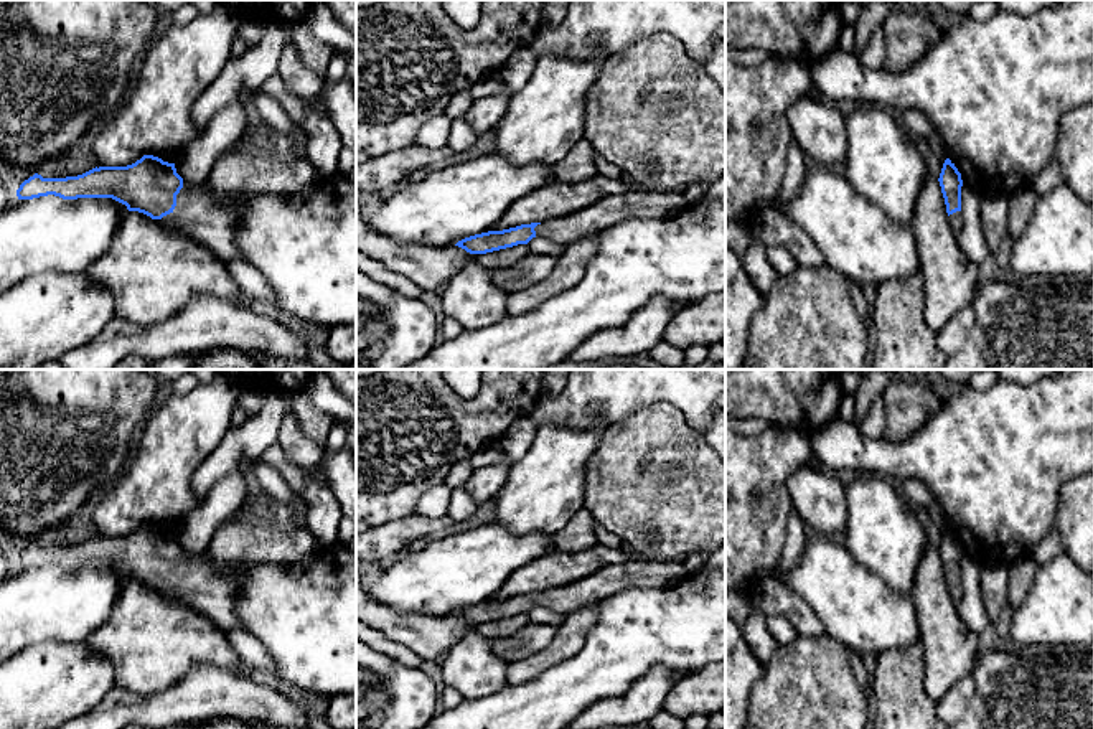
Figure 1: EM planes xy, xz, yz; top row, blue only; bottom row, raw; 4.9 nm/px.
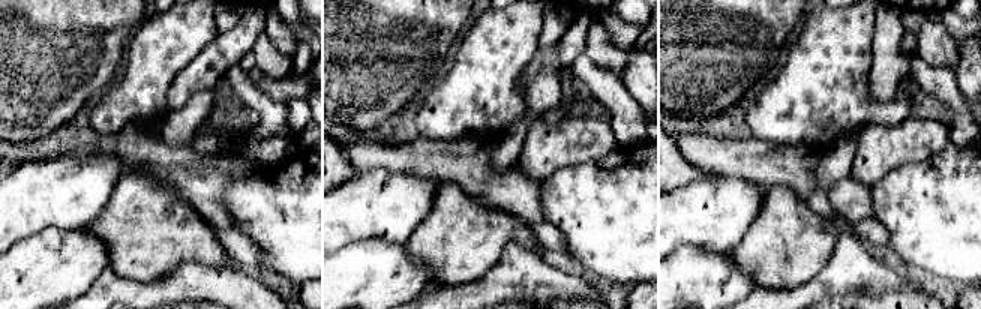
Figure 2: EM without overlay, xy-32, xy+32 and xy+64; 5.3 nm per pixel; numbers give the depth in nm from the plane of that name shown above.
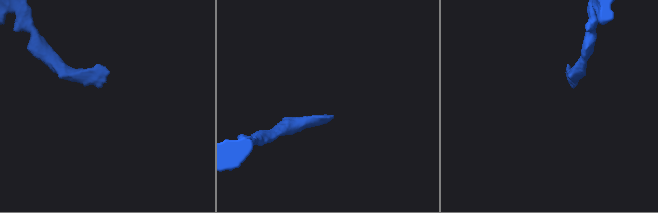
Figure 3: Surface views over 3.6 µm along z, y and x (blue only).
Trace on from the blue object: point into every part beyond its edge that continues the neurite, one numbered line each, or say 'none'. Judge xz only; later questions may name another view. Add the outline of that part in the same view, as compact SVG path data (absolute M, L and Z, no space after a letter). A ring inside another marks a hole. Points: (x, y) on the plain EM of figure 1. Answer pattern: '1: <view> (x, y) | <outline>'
1: xz (564, 599) | M628 561L612 564L579 579L574 584L557 586L534 597L537 607L549 607L562 618L589 604L622 592L628 587L668 586L689 576L684 562Z

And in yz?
1: yz (955, 589) | M956 581L956 582L950 584L948 590L955 597L956 604L959 604L961 597L963 597L963 584L961 584L961 581Z

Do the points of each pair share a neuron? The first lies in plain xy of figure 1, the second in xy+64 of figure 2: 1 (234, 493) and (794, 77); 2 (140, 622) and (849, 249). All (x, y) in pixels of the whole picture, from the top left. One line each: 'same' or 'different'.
1: different
2: different

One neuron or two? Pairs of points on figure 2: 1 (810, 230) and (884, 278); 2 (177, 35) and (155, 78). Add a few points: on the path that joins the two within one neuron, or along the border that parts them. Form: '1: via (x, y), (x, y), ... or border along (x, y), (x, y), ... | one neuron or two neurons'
1: border along (822, 215), (837, 225), (839, 239), (815, 276) | two neurons
2: via (167, 45), (155, 57), (155, 68) | one neuron

